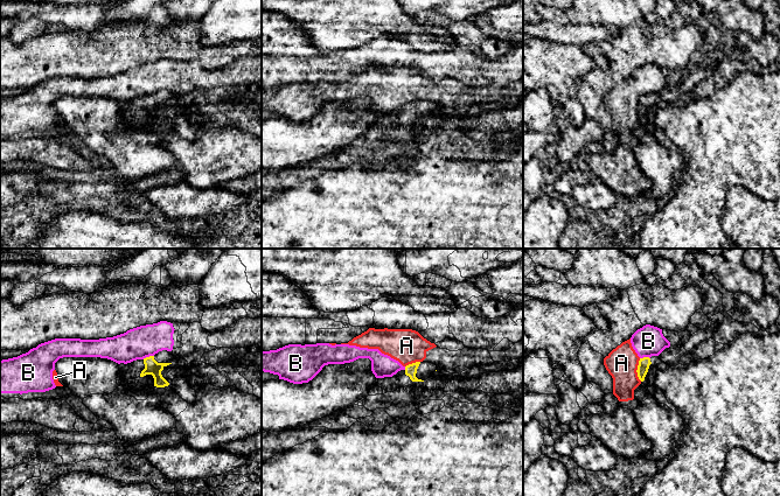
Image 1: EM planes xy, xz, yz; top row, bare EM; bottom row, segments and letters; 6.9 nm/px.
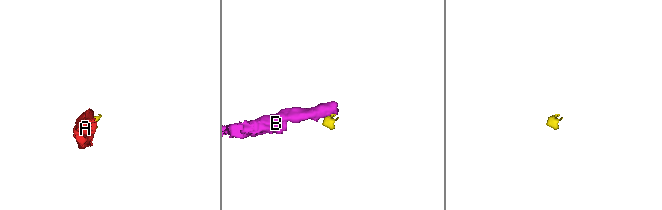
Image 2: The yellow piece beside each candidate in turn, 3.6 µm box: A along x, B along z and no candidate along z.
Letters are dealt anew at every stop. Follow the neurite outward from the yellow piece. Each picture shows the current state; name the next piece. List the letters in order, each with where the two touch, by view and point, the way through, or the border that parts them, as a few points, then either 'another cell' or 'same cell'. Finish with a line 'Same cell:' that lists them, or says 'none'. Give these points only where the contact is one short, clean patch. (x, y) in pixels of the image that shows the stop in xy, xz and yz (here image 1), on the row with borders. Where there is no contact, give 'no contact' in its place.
A: yz (636, 370) | along yz (639, 358), (636, 376), (641, 381) | another cell
B: xy (147, 357) | along xy (153, 355), (143, 358) | another cell
Same cell: none

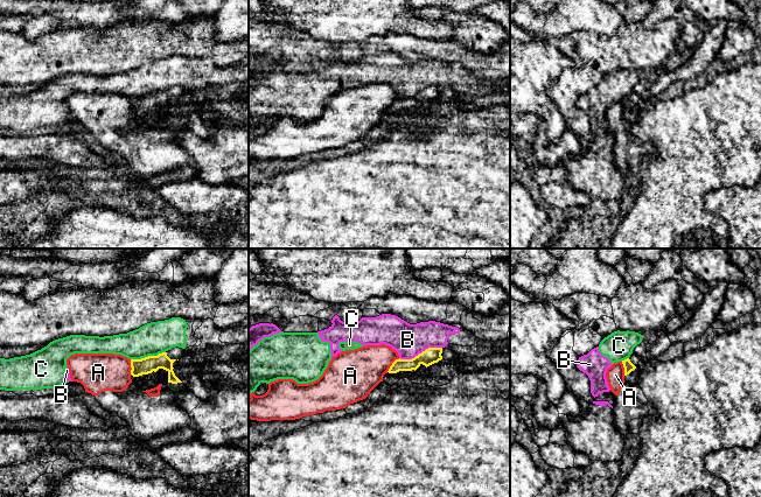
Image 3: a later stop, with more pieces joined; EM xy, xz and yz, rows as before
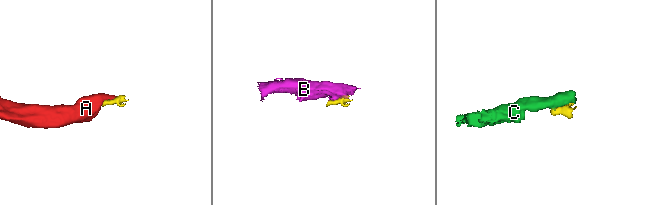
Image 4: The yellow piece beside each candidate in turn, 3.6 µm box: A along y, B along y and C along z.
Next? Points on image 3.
A: xy (131, 366) | along xy (130, 359), (132, 375) | another cell
B: xz (421, 352) | along xz (441, 347), (428, 347), (411, 358), (399, 358) | another cell
C: xy (148, 356) | along xy (165, 351), (158, 355), (131, 359) | another cell
Same cell: none

